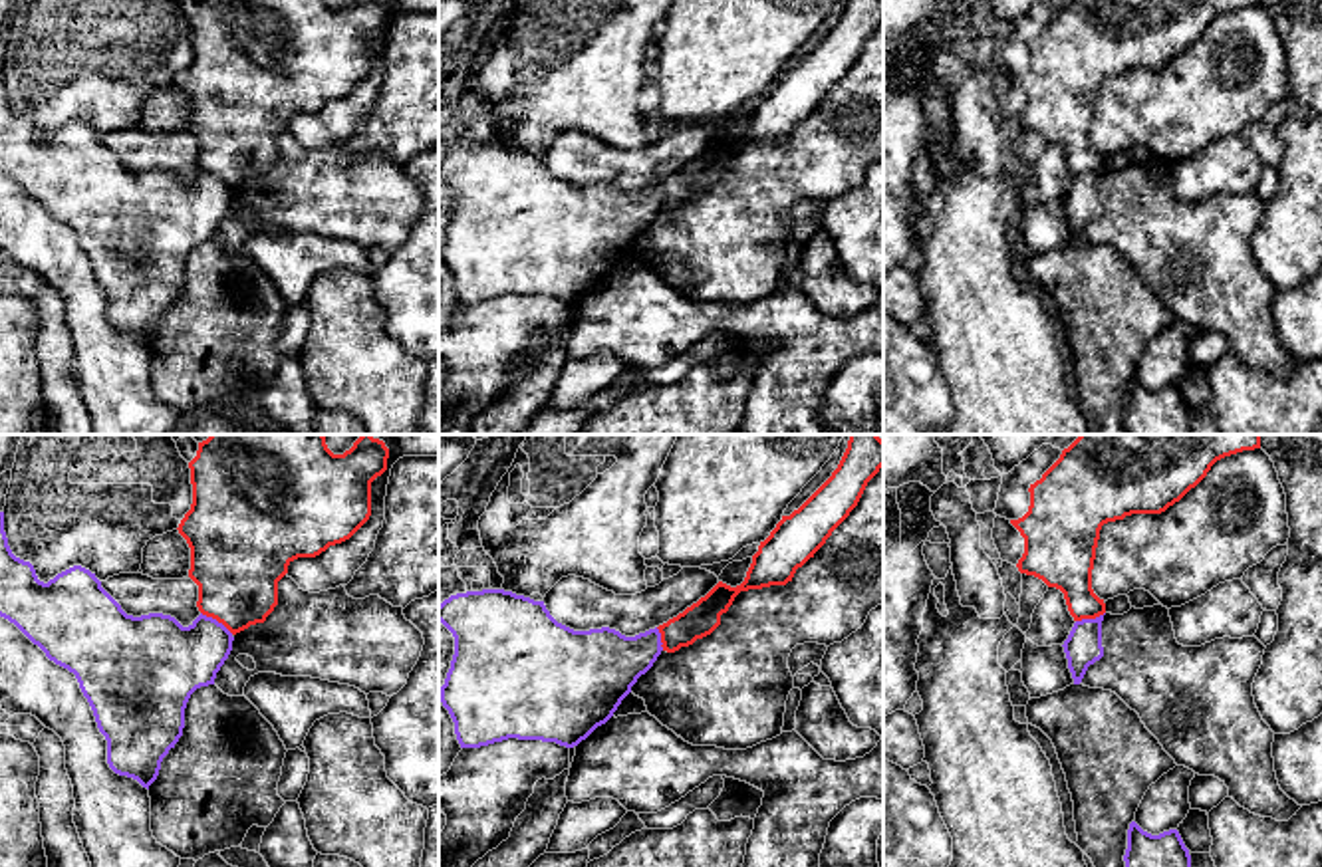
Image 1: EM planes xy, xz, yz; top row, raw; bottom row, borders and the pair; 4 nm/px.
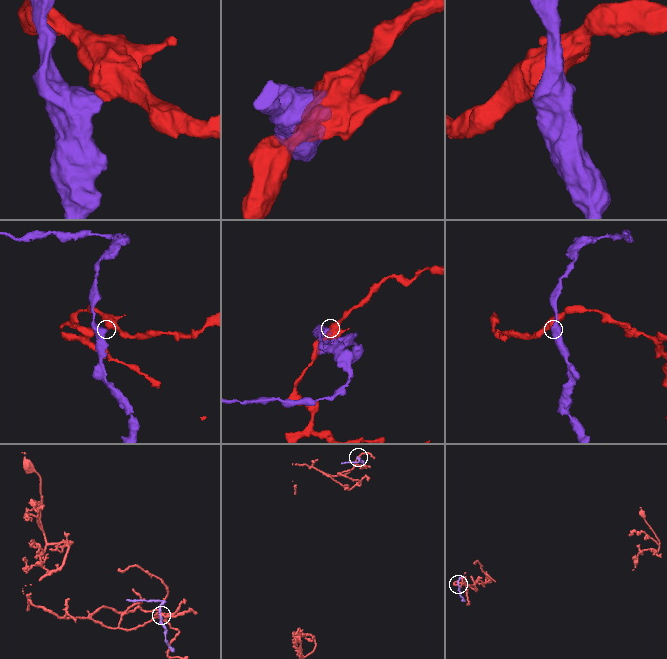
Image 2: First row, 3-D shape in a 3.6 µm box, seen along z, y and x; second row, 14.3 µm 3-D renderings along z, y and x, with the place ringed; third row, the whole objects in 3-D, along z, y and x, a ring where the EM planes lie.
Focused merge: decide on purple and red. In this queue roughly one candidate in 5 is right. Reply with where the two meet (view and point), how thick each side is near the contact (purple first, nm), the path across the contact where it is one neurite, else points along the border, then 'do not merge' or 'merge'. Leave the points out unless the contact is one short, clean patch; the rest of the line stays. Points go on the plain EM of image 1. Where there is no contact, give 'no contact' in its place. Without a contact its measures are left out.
meets purple in xy at (215, 175); 300 nm thick on the purple side, 380 nm on the other; border along xy (201, 167), (221, 177), (233, 189); do not merge

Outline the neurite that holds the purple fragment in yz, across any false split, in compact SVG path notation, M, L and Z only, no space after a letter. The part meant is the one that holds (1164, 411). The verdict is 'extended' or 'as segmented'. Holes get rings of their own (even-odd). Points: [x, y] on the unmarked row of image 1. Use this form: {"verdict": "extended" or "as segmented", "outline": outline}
{"verdict": "as segmented", "outline": "M1131 377L1124 417L1129 434L1191 434L1191 411L1177 385L1151 391Z"}

